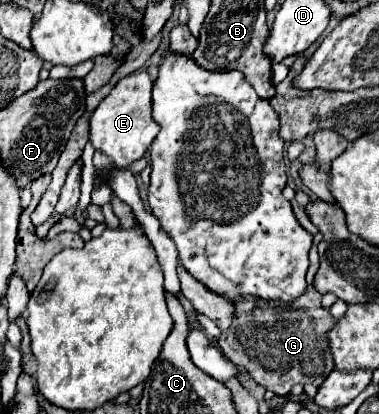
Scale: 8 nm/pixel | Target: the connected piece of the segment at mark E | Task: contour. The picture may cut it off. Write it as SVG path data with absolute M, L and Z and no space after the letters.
M140 70L126 78L120 78L110 94L98 104L90 118L90 140L96 150L104 152L118 168L126 168L146 154L152 140L156 138L158 124L152 120L152 100L150 100L152 80L148 72Z

